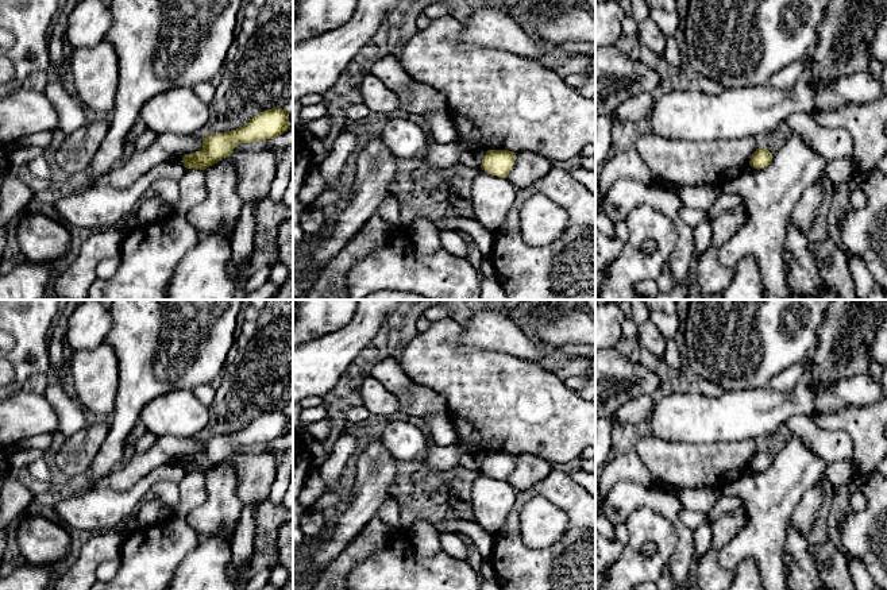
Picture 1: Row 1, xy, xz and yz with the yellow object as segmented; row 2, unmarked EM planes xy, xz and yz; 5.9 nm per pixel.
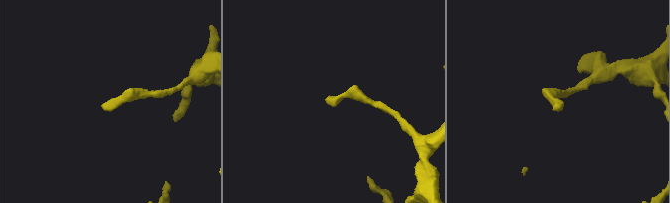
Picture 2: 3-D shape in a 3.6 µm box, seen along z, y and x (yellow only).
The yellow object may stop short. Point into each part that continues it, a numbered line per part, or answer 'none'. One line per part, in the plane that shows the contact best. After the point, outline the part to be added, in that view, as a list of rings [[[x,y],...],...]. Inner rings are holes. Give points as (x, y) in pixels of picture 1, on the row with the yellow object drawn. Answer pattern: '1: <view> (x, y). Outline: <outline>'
none

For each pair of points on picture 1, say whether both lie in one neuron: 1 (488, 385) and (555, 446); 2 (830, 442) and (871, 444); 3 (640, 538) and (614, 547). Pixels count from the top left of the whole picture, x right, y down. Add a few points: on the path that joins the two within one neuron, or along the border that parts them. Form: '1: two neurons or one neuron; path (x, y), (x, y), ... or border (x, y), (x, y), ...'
1: one neuron; path (504, 401), (516, 407), (539, 430)
2: two neurons; border (824, 428), (844, 431), (851, 438), (852, 459)
3: two neurons; border (621, 547), (623, 550)

